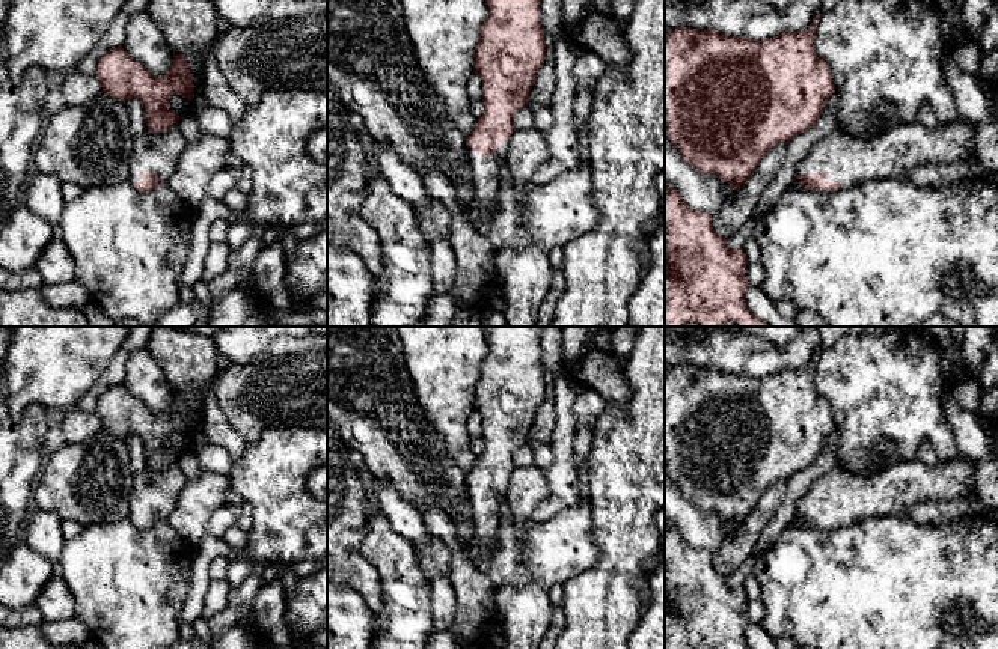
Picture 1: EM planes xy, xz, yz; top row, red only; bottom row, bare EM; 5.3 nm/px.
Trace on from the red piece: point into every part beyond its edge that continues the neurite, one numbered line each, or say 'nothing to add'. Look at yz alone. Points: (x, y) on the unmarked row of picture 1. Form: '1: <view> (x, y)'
1: yz (897, 488)

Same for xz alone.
1: xz (486, 508)

